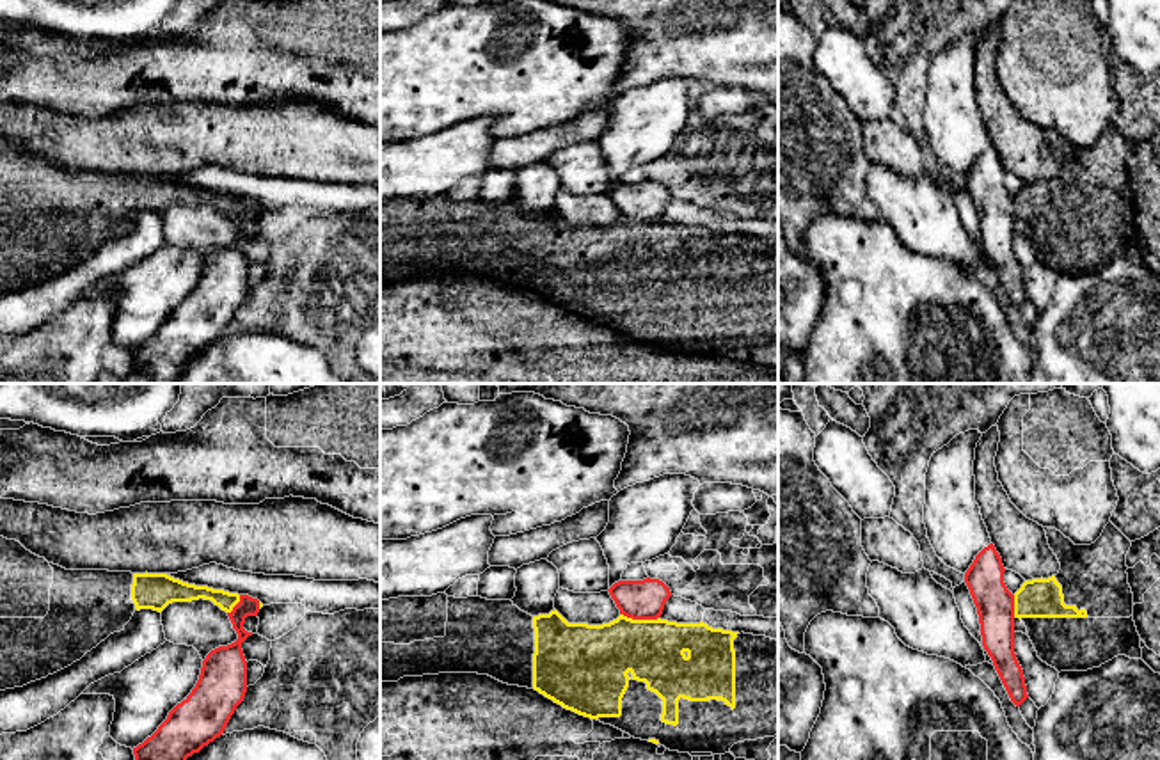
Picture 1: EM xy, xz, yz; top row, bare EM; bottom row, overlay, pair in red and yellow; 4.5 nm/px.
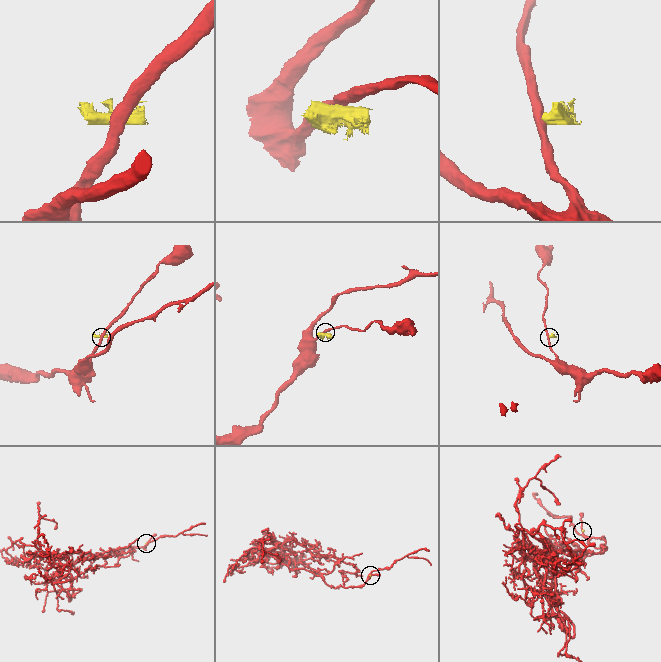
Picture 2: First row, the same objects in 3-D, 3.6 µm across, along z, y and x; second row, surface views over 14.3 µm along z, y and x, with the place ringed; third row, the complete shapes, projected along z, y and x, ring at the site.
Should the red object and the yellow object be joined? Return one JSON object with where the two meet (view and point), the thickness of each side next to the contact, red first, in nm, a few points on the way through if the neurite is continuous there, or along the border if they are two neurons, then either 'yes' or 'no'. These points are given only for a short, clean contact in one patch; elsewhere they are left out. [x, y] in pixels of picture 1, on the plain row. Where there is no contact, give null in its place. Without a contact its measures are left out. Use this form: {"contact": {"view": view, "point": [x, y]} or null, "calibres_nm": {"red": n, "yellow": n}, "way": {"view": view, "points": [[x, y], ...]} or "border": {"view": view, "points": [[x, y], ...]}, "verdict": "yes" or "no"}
{"contact": {"view": "xz", "point": [640, 221]}, "calibres_nm": {"red": 180, "yellow": 280}, "verdict": "no"}

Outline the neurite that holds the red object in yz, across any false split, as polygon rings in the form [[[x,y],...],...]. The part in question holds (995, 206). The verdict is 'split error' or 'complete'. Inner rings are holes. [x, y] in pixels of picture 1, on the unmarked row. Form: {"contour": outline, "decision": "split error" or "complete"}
{"contour": [[[995,147],[984,149],[965,176],[977,210],[982,249],[1011,300],[1020,309],[1027,300],[1023,272],[1014,256],[1014,197],[1004,185],[1004,167]]], "decision": "complete"}

